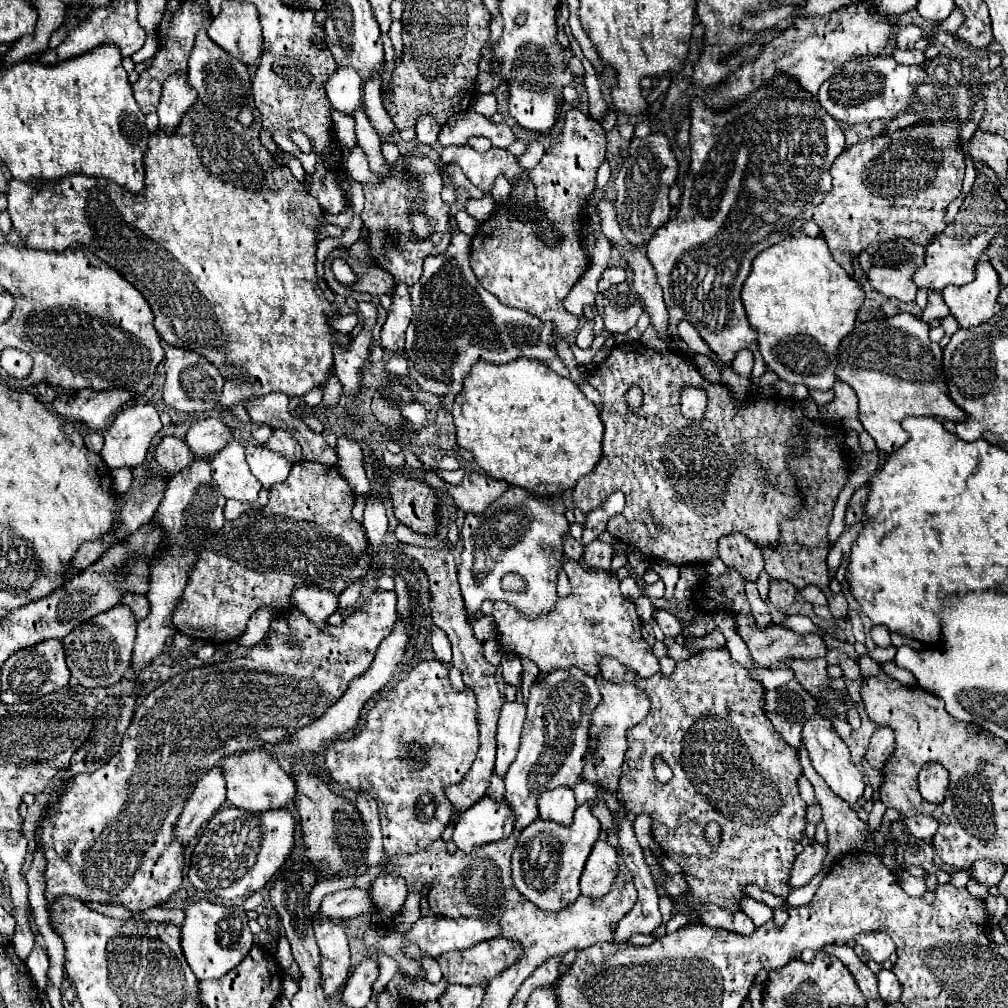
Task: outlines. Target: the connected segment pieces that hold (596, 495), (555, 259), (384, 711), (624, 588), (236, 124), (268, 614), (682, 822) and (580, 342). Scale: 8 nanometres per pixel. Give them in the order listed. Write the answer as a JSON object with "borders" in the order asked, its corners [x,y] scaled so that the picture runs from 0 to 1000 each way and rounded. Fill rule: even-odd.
{"borders":[[[[617,340],[617,342],[611,342],[607,344],[605,352],[591,362],[591,366],[587,366],[583,372],[581,372],[581,378],[595,388],[597,392],[597,408],[595,408],[595,416],[599,420],[599,436],[597,436],[597,455],[593,457],[593,461],[587,465],[587,469],[579,471],[571,483],[569,483],[569,491],[567,491],[567,497],[569,497],[569,503],[575,505],[579,511],[583,511],[585,507],[589,507],[597,497],[603,495],[603,491],[607,491],[607,487],[619,487],[621,491],[621,501],[617,505],[617,509],[609,511],[605,517],[603,517],[603,527],[609,531],[609,535],[615,535],[617,539],[621,541],[627,541],[631,545],[635,545],[639,551],[643,553],[653,553],[653,555],[661,555],[665,559],[671,559],[671,561],[679,561],[679,559],[696,559],[696,557],[702,557],[706,553],[710,553],[710,537],[714,535],[714,531],[724,531],[724,529],[736,529],[740,531],[746,539],[750,539],[754,545],[758,543],[770,543],[772,537],[774,537],[774,519],[778,515],[786,515],[792,505],[796,505],[798,501],[798,495],[796,495],[796,487],[794,483],[790,481],[790,473],[788,469],[784,467],[782,463],[782,453],[784,451],[796,451],[800,447],[800,436],[798,436],[798,428],[796,428],[796,418],[802,416],[800,410],[798,410],[798,404],[796,404],[796,398],[790,398],[790,396],[776,396],[776,394],[766,394],[766,396],[728,396],[724,386],[716,380],[702,380],[700,376],[694,374],[688,358],[685,354],[677,354],[675,350],[671,348],[665,348],[665,350],[653,350],[653,348],[647,348],[643,346],[641,342],[637,340]],[[627,382],[633,382],[637,386],[637,404],[633,408],[625,408],[623,402],[621,402],[621,388],[627,384]],[[679,382],[690,382],[690,384],[696,384],[700,390],[702,390],[702,406],[700,406],[700,416],[696,418],[685,418],[681,414],[677,414],[675,410],[675,388]]],[[[573,108],[562,110],[560,120],[558,120],[558,128],[556,128],[556,134],[552,136],[550,146],[538,156],[538,160],[526,172],[522,172],[522,176],[528,176],[530,182],[532,182],[534,205],[538,205],[542,209],[542,215],[546,217],[548,227],[556,231],[556,237],[552,239],[552,243],[544,245],[532,233],[532,229],[530,229],[532,221],[524,219],[522,215],[512,213],[506,203],[494,205],[492,211],[488,213],[488,217],[476,221],[472,233],[468,235],[466,263],[468,263],[468,269],[470,269],[472,277],[476,279],[476,283],[482,289],[486,289],[490,295],[494,295],[500,303],[520,307],[526,313],[536,314],[538,318],[548,318],[550,320],[550,338],[563,334],[573,324],[573,314],[565,313],[560,307],[558,297],[565,291],[569,281],[579,273],[579,269],[585,263],[585,259],[581,255],[581,249],[577,245],[577,233],[573,231],[577,227],[577,223],[575,223],[577,215],[575,213],[579,209],[579,203],[581,203],[583,195],[591,188],[591,170],[593,170],[595,162],[599,160],[599,154],[601,154],[601,138],[599,138],[599,128],[595,126],[595,122],[587,116],[581,116]]],[[[417,656],[383,691],[375,693],[367,703],[359,723],[347,733],[333,733],[321,745],[321,757],[327,771],[341,783],[365,785],[377,795],[377,816],[381,828],[381,846],[385,852],[403,846],[421,844],[429,834],[437,832],[452,803],[440,789],[442,779],[454,778],[464,767],[474,747],[474,713],[472,689],[462,684],[452,688],[444,674],[444,662],[437,656]]],[[[623,571],[615,576],[615,586],[619,592],[630,596],[637,591],[637,583],[632,575]]],[[[190,104],[187,108],[173,132],[165,132],[157,128],[155,132],[149,134],[147,140],[147,150],[143,152],[143,191],[131,193],[123,186],[103,180],[101,176],[87,176],[85,174],[68,174],[63,176],[63,180],[16,180],[12,178],[8,182],[8,211],[12,215],[12,223],[18,229],[20,237],[26,241],[26,245],[36,248],[63,249],[71,241],[81,241],[85,243],[91,251],[95,251],[103,261],[107,261],[111,267],[115,267],[121,275],[125,275],[149,301],[153,309],[153,324],[159,330],[159,334],[173,344],[183,344],[188,348],[198,350],[210,362],[220,370],[224,376],[224,384],[218,392],[218,402],[230,402],[230,400],[242,400],[248,394],[262,394],[270,388],[280,388],[288,396],[290,394],[302,394],[308,386],[312,384],[321,384],[329,366],[329,342],[337,340],[341,344],[347,342],[347,334],[341,330],[333,330],[325,322],[325,313],[333,311],[331,303],[323,299],[319,293],[315,279],[313,279],[313,249],[316,241],[315,228],[322,219],[319,217],[319,207],[315,199],[306,191],[302,184],[298,184],[288,168],[276,166],[270,160],[270,152],[262,148],[256,140],[258,134],[258,122],[248,122],[242,126],[238,120],[228,118],[220,112],[214,112],[206,108],[204,104]]],[[[262,602],[262,604],[256,604],[256,606],[248,612],[246,624],[244,624],[244,628],[236,634],[236,640],[242,642],[242,644],[248,644],[248,642],[252,642],[254,638],[258,638],[258,636],[262,634],[262,630],[266,628],[266,622],[268,622],[270,614],[272,614],[270,604],[264,604],[264,602]]],[[[698,644],[681,656],[673,656],[667,670],[651,668],[643,674],[631,672],[627,664],[603,652],[595,654],[593,664],[599,674],[629,676],[633,684],[645,689],[647,701],[643,711],[623,723],[621,757],[625,763],[615,771],[615,785],[619,803],[645,807],[647,830],[657,844],[677,860],[683,888],[671,890],[671,894],[710,896],[712,900],[732,904],[732,892],[736,890],[734,882],[742,876],[748,876],[762,886],[782,890],[784,860],[790,852],[788,838],[796,834],[800,822],[800,797],[792,787],[796,759],[792,755],[792,745],[786,743],[770,723],[766,723],[756,705],[758,682],[744,674],[734,658],[726,656],[722,644]],[[651,751],[657,751],[667,763],[669,773],[665,777],[655,777],[651,773]],[[706,813],[716,820],[716,834],[710,842],[698,832],[698,820]]],[[[583,317],[573,328],[573,332],[571,332],[571,342],[573,342],[575,346],[583,346],[583,344],[587,342],[587,336],[589,336],[588,322],[589,317]]]]}

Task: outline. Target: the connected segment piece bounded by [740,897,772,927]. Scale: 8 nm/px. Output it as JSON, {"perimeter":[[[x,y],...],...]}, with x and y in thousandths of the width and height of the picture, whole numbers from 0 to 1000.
{"perimeter":[[[740,890],[738,894],[734,894],[734,902],[742,910],[746,910],[746,914],[748,914],[750,920],[754,920],[754,918],[758,918],[760,914],[766,912],[766,902],[762,898],[758,898],[758,896],[752,896],[752,894],[744,892],[744,890]]]}

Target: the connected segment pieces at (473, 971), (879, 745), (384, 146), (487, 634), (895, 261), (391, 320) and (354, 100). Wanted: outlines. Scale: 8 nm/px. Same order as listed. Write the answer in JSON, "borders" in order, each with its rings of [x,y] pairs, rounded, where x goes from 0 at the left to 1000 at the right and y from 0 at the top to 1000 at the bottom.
{"borders":[[[[492,930],[492,932],[478,934],[478,936],[470,938],[468,941],[438,945],[435,949],[435,957],[437,957],[438,967],[444,975],[454,975],[454,977],[486,975],[494,965],[498,965],[502,959],[506,959],[516,949],[516,945],[518,945],[518,941],[516,941],[514,936],[510,936],[506,932],[500,932],[500,930]]],[[[873,721],[867,725],[865,733],[863,733],[863,739],[861,739],[861,747],[859,747],[859,755],[875,765],[877,761],[877,755],[881,753],[881,747],[887,743],[887,731],[885,731],[885,725],[881,721]]],[[[379,142],[378,143],[378,151],[379,151],[381,158],[385,162],[394,160],[398,154],[394,144],[392,144],[390,142]]],[[[484,610],[476,612],[474,616],[470,616],[468,622],[470,622],[470,632],[472,632],[474,636],[478,636],[478,638],[482,638],[482,636],[486,636],[486,634],[492,632],[492,620],[490,620],[490,614],[484,612]]],[[[889,237],[889,239],[879,239],[873,243],[861,243],[861,247],[857,247],[851,253],[851,259],[853,259],[853,265],[855,265],[857,273],[861,275],[867,289],[871,289],[879,295],[889,295],[891,299],[899,299],[899,301],[907,299],[909,283],[905,281],[905,271],[917,259],[915,243],[909,243],[901,237]]],[[[395,281],[389,293],[389,307],[379,324],[377,340],[383,348],[399,348],[401,346],[401,330],[409,316],[409,299],[405,291],[405,283]]],[[[333,66],[329,76],[325,76],[321,90],[331,108],[335,108],[337,112],[349,114],[359,104],[359,80],[351,68]]]]}

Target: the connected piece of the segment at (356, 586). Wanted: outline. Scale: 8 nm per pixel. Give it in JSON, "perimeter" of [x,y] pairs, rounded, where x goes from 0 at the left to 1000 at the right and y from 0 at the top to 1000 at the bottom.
{"perimeter":[[[351,576],[349,580],[345,580],[345,584],[337,590],[337,602],[353,602],[357,584],[359,584],[359,576]]]}

